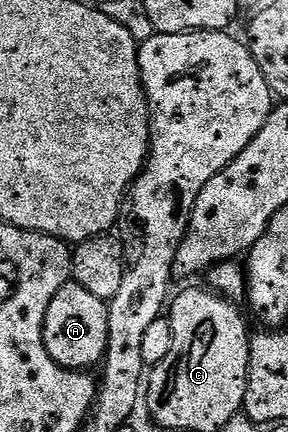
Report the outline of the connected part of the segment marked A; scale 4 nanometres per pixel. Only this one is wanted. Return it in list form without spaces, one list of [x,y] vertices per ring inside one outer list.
[[[69,280],[60,287],[47,309],[42,335],[43,343],[55,363],[74,371],[92,370],[92,365],[96,361],[98,364],[109,348],[109,306],[91,295],[87,287]]]

